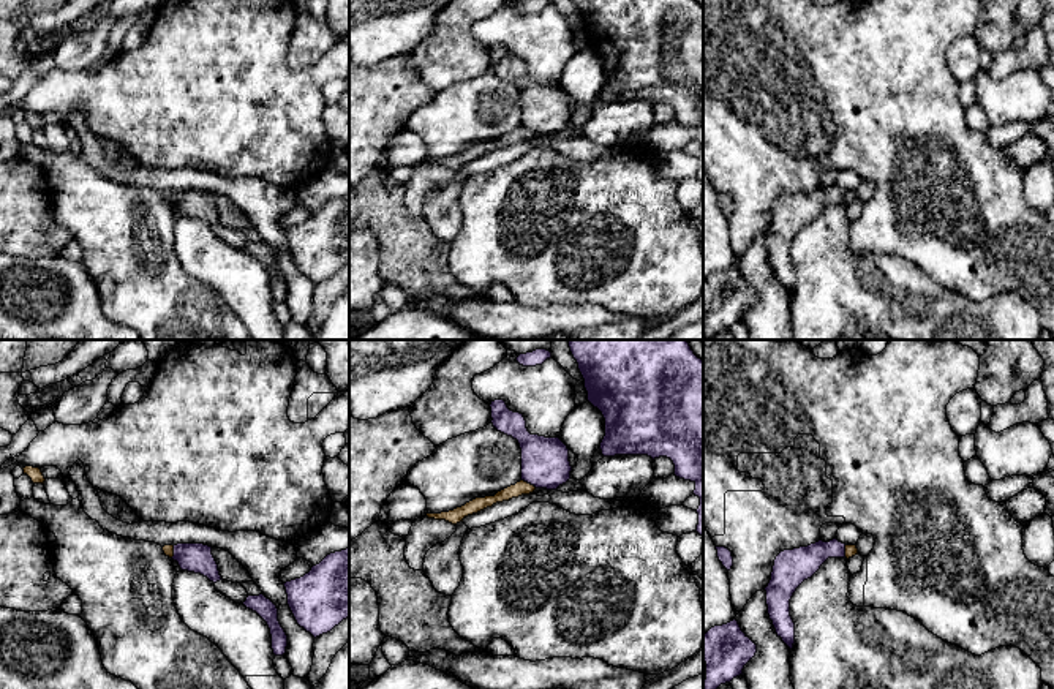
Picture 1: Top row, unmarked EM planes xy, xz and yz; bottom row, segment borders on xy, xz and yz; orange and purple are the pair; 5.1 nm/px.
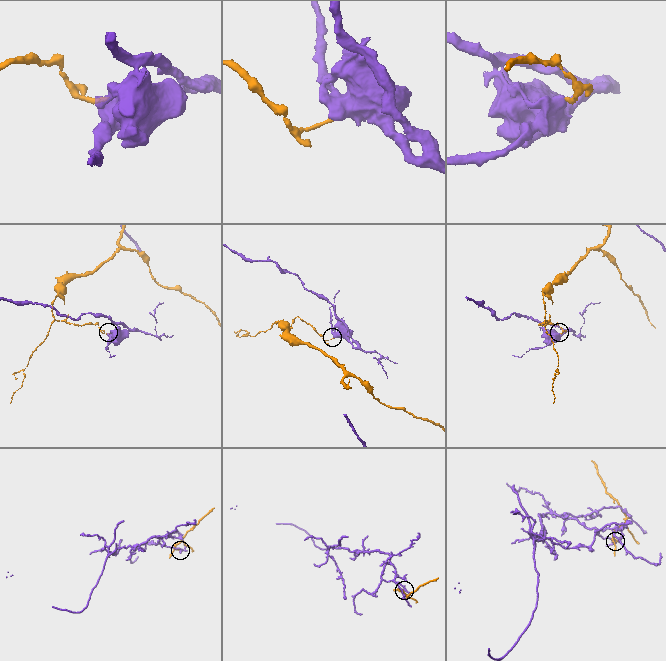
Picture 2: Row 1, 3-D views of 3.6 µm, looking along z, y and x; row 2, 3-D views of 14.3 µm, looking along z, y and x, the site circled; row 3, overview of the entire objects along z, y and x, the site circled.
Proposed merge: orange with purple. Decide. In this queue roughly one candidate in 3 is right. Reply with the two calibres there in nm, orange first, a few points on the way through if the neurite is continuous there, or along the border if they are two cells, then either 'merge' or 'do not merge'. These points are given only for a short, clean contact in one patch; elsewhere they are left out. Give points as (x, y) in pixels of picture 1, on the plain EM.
calibres 70 and 240 nm; border xz (522, 125), (536, 133); do not merge

